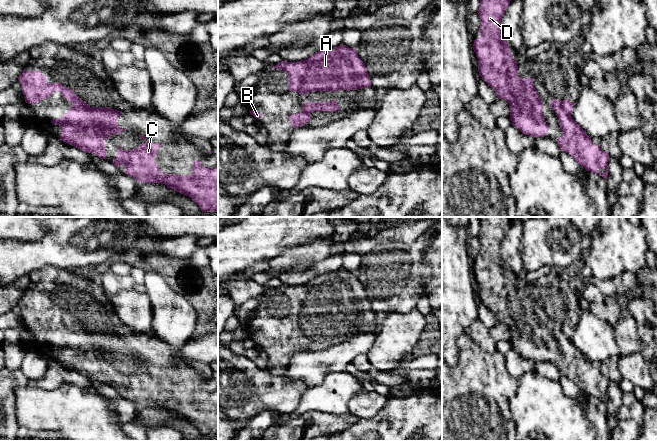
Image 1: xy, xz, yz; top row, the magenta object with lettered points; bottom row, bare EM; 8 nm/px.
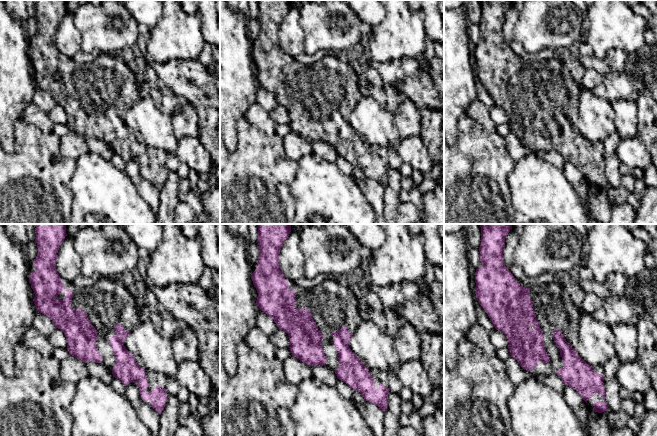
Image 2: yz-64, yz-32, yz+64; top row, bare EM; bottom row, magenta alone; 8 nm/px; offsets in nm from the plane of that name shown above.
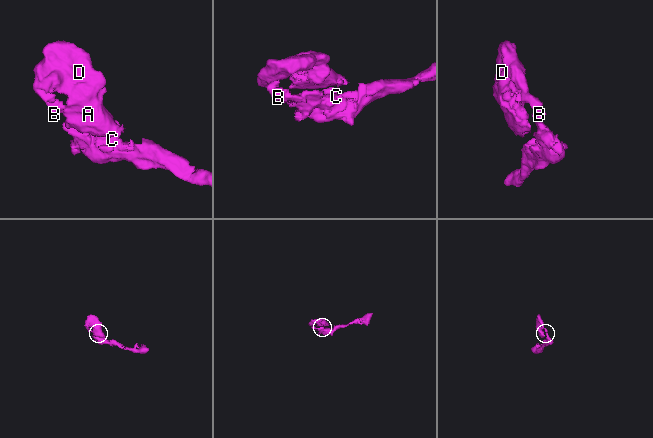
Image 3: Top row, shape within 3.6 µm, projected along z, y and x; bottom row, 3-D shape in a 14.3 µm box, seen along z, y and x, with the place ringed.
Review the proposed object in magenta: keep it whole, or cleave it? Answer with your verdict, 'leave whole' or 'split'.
leave whole

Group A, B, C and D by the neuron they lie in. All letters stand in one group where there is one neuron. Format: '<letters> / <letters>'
A B C D

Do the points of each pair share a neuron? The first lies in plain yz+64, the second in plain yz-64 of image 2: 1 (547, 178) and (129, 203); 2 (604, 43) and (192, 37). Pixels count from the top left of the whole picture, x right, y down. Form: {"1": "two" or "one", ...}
{"1": "one", "2": "one"}

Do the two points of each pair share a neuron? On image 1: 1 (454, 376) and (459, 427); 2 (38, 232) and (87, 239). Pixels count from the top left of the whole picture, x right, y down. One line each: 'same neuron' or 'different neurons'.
1: same neuron
2: different neurons

